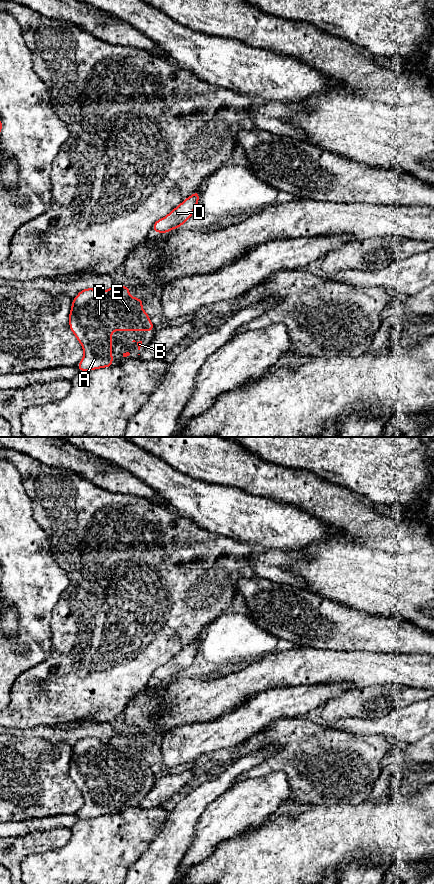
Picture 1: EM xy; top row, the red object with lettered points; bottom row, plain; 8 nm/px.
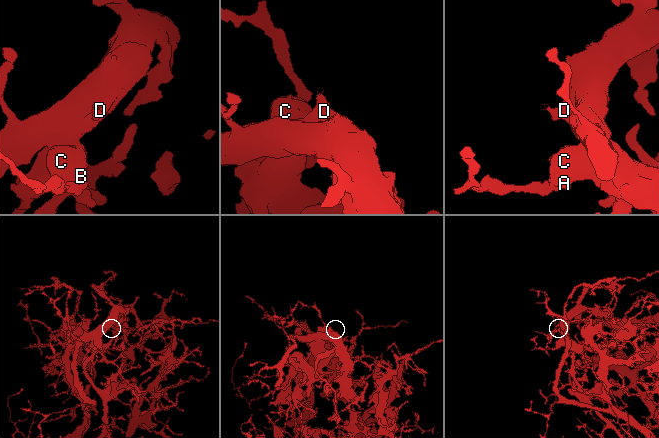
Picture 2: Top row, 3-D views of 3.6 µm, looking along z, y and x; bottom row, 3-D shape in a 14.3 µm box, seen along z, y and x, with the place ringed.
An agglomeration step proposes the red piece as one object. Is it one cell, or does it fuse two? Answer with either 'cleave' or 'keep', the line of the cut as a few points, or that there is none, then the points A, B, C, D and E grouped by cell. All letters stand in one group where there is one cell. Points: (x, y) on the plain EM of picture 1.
keep; no cut; A B C D E

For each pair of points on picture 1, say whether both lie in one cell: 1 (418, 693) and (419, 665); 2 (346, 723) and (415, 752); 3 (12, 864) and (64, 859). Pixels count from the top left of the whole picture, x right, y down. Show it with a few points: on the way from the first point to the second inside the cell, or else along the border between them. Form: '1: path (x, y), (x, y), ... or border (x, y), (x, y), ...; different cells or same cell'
1: border (395, 683), (423, 689); different cells
2: border (423, 737), (410, 743); different cells
3: border (42, 852), (29, 853), (21, 862), (20, 873); different cells

